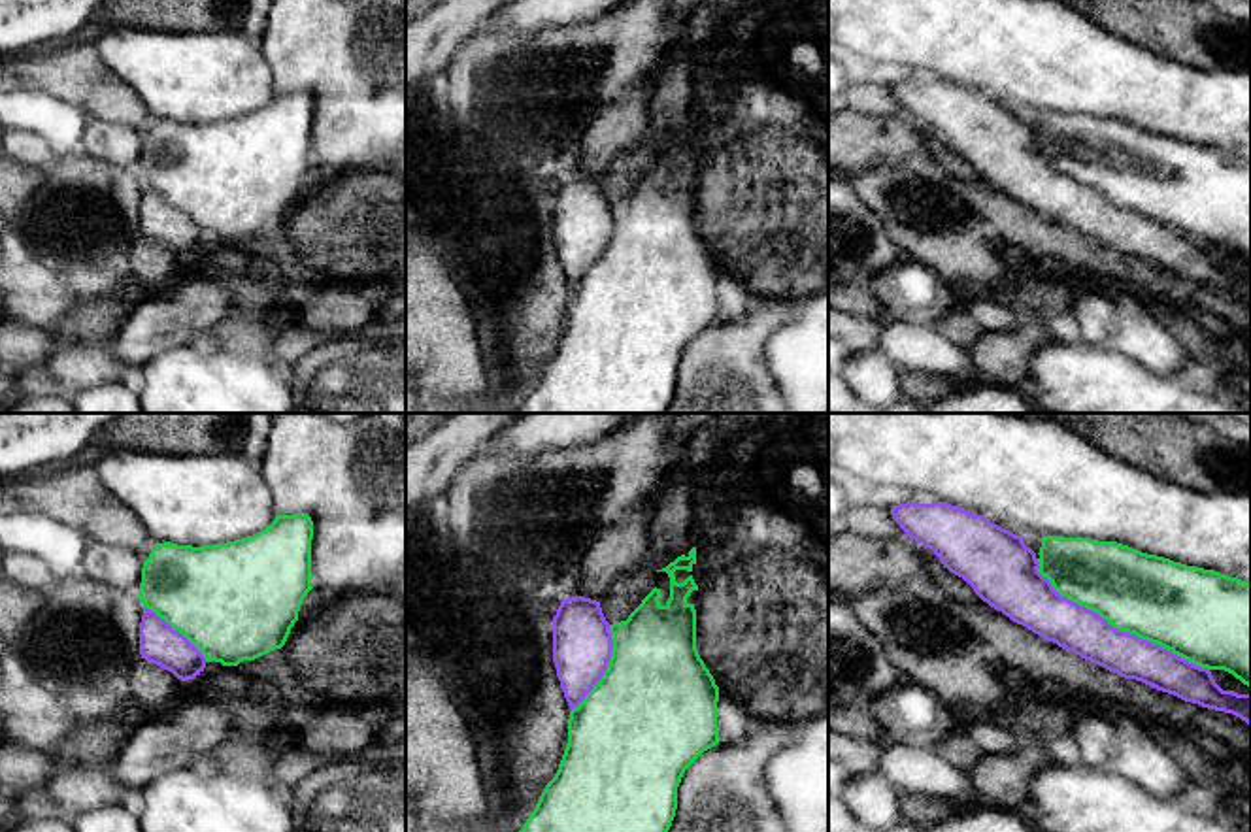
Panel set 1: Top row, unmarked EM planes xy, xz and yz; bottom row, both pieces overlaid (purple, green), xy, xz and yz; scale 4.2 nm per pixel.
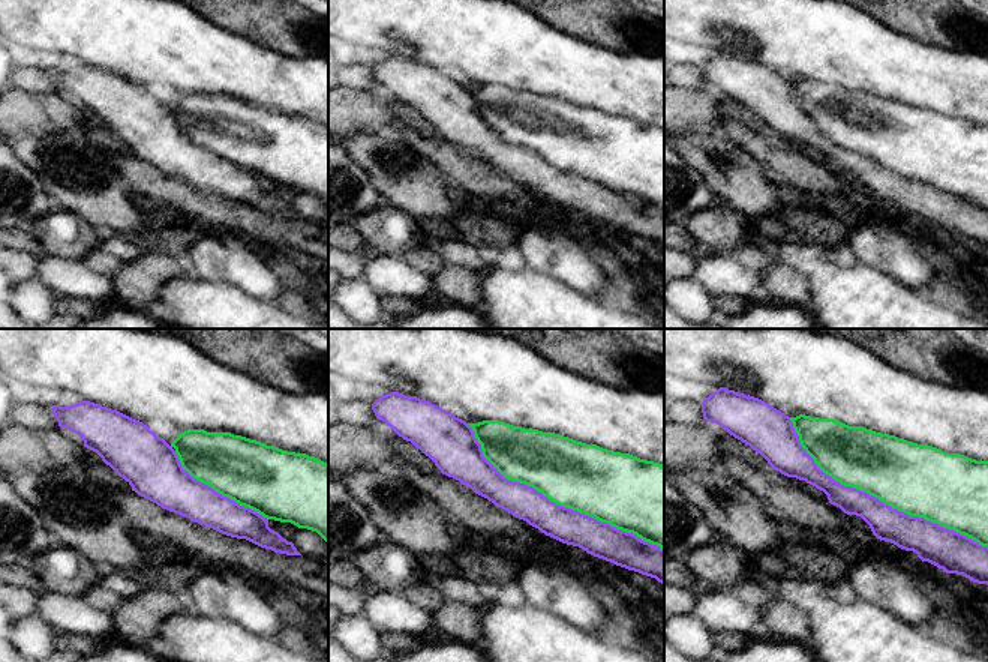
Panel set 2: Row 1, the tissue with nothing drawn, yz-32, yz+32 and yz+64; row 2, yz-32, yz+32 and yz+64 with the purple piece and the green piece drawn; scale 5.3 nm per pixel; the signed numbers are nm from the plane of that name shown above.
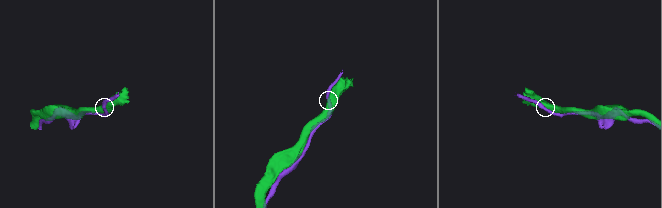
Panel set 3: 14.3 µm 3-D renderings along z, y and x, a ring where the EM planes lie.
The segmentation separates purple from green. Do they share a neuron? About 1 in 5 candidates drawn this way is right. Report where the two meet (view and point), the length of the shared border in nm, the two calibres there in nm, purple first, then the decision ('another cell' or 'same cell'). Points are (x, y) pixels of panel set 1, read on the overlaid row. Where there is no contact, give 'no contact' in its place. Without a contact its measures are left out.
meets purple in yz at (1116, 629); contact 900 nm long; 200 nm thick on the purple side, 360 nm on the other; another cell

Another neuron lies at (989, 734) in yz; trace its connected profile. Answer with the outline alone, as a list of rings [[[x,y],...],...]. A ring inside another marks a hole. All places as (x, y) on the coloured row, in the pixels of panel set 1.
[[[979,717],[968,723],[966,736],[985,755],[1013,755],[1017,753],[1017,734],[1004,726],[998,717]]]

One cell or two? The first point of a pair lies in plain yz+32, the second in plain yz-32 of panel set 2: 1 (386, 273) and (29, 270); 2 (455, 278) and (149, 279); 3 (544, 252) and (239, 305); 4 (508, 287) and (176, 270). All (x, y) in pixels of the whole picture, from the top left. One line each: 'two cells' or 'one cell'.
1: two cells
2: one cell
3: two cells
4: two cells

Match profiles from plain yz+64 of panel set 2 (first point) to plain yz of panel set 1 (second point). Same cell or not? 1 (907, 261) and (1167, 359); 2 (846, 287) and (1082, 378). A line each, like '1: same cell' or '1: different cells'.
1: same cell
2: same cell

